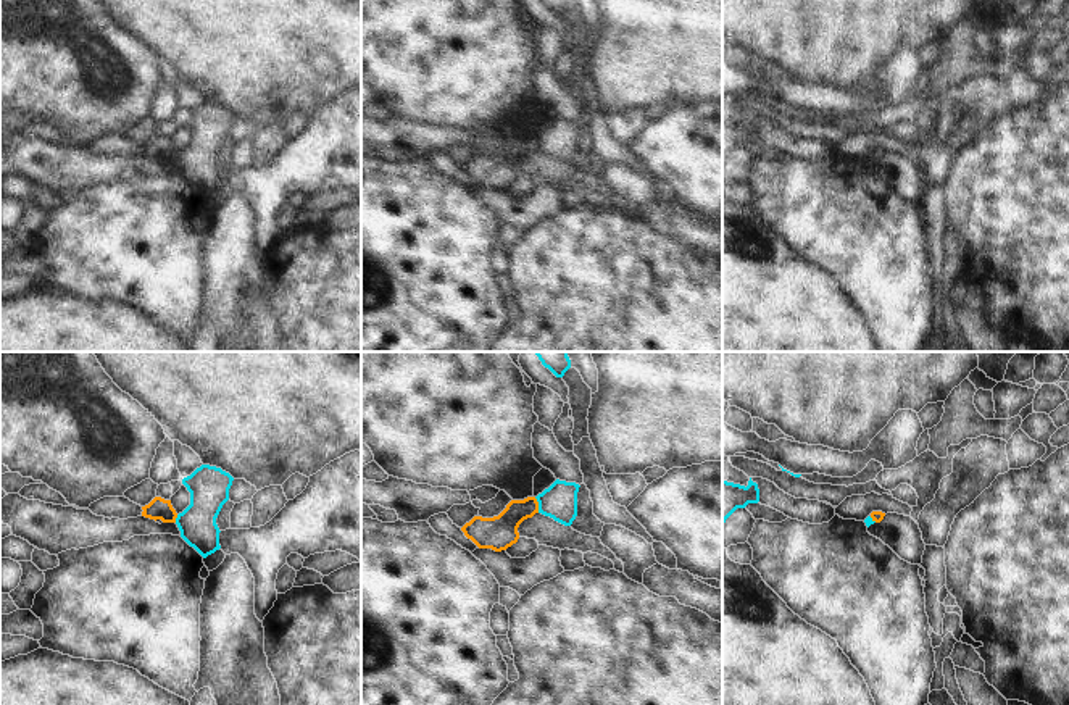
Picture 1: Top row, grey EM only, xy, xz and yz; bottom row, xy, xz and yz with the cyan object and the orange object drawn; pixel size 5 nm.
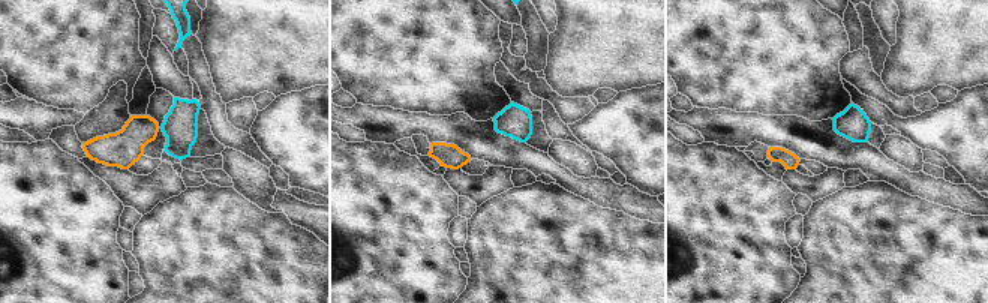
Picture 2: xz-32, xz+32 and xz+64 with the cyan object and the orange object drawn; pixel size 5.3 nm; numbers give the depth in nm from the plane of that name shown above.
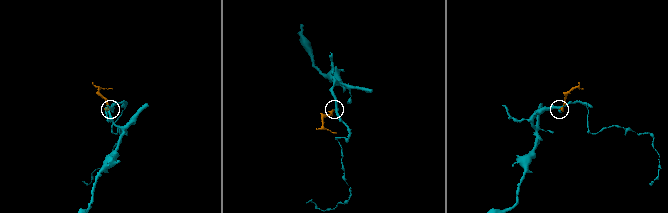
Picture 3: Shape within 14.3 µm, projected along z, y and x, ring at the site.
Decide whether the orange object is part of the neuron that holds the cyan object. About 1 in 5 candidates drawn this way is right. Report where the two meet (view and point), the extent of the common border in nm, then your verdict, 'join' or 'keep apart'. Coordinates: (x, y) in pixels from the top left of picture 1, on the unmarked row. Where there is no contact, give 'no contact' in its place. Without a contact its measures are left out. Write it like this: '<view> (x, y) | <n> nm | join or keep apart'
xz (539, 144) | 80 nm | keep apart

